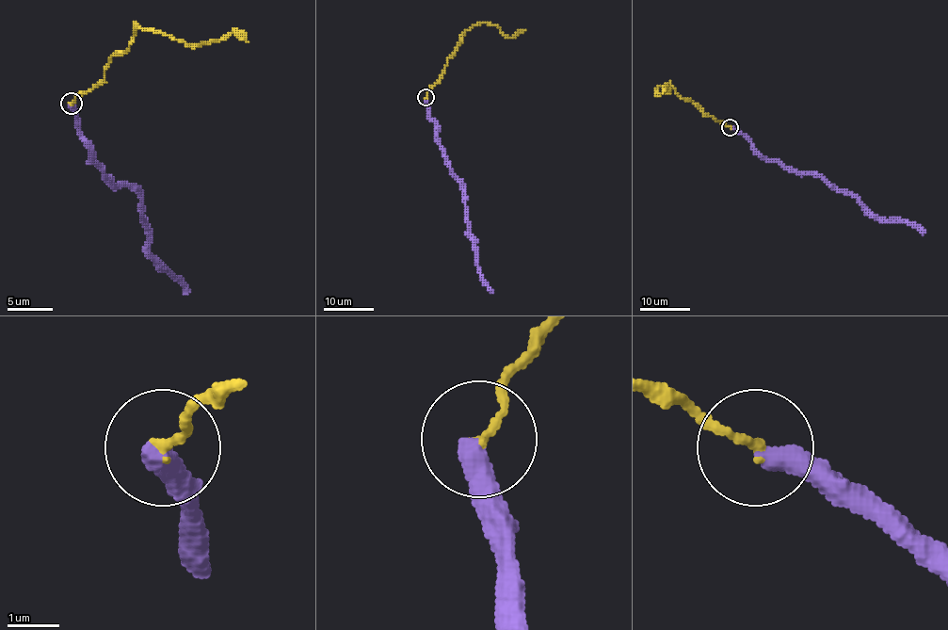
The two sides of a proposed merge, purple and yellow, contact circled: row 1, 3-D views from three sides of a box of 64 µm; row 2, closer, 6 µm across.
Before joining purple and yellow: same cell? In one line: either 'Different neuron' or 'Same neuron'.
Different neuron

